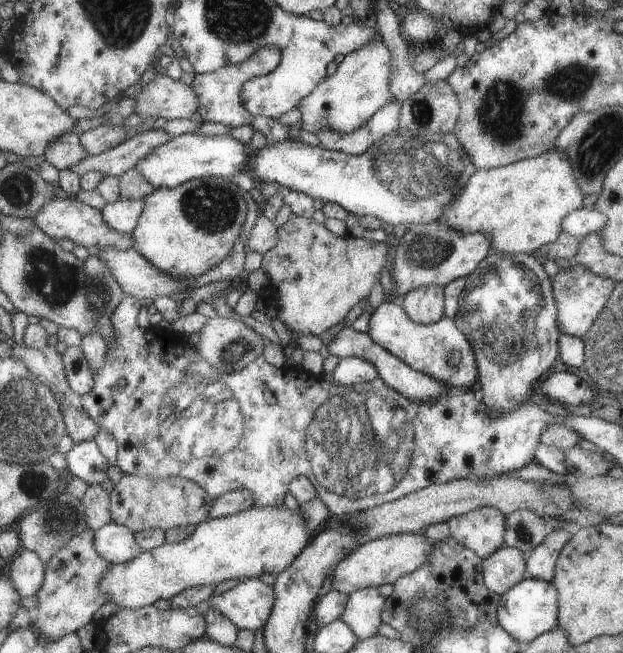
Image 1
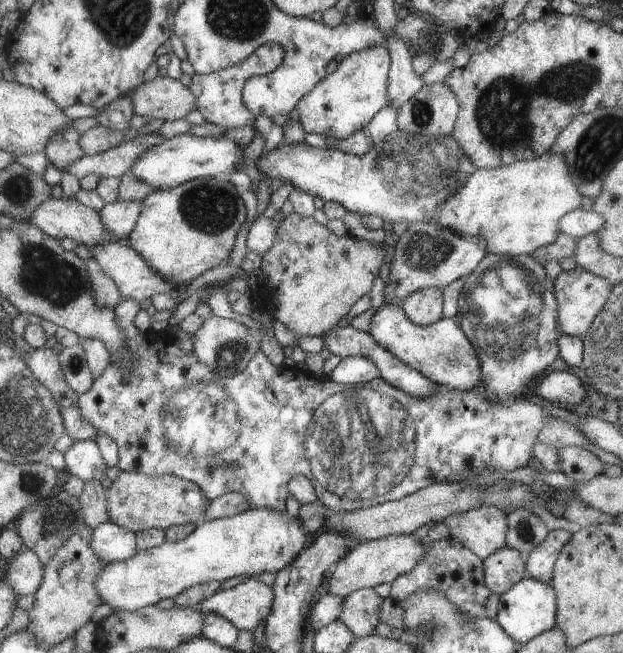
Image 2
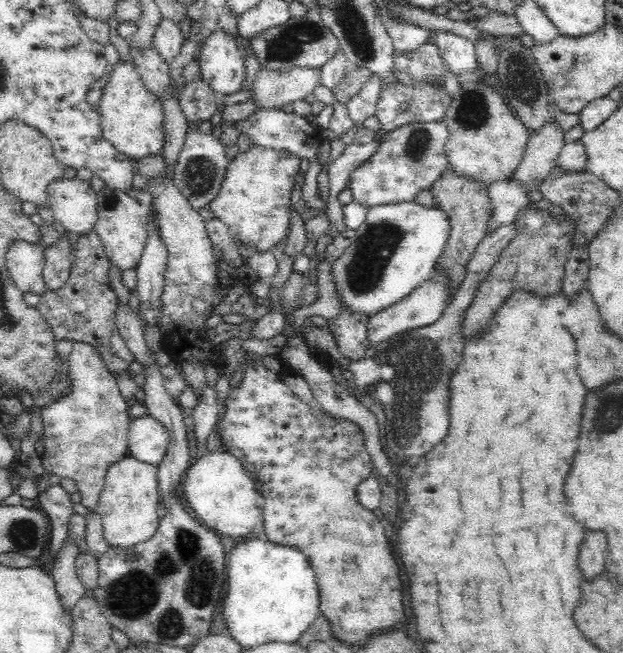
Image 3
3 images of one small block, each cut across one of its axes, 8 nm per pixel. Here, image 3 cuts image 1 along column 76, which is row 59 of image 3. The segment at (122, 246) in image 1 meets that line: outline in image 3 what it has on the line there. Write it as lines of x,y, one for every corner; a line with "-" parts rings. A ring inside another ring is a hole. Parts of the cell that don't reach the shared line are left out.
215,29
199,54
200,76
214,93
224,96
240,92
244,82
245,55
231,35

